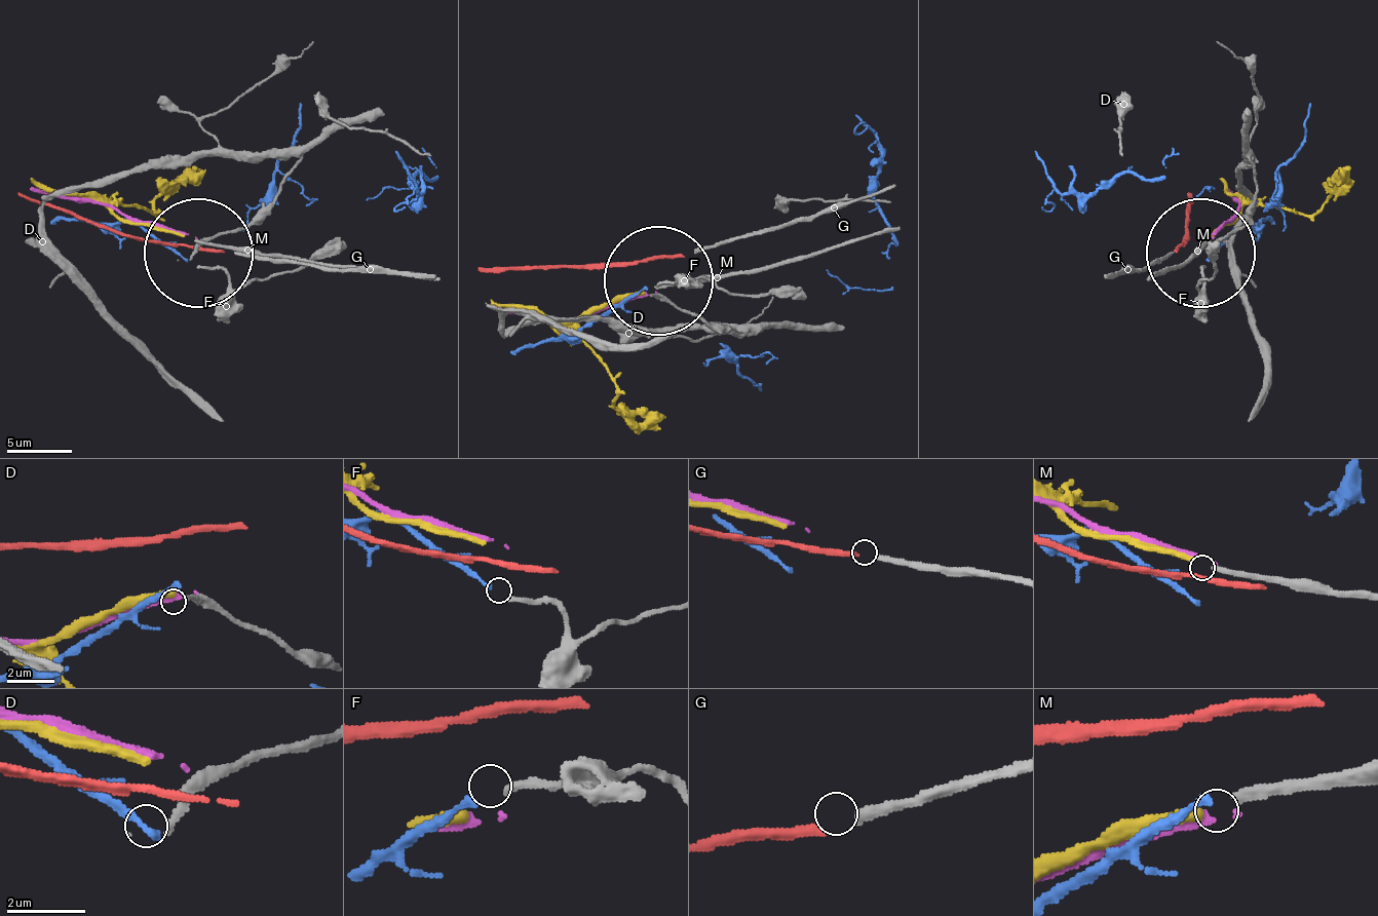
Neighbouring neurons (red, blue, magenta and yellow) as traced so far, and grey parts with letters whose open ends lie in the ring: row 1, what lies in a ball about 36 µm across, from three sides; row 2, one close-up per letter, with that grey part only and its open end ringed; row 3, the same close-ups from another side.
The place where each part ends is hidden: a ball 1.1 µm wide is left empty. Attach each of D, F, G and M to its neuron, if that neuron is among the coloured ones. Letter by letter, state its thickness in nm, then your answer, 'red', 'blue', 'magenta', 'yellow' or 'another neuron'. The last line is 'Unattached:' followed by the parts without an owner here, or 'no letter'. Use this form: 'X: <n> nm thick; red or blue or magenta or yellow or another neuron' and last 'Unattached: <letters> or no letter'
D: 160 nm thick; another neuron
F: 190 nm thick; blue
G: 260 nm thick; red
M: 240 nm thick; yellow
Unattached: D

